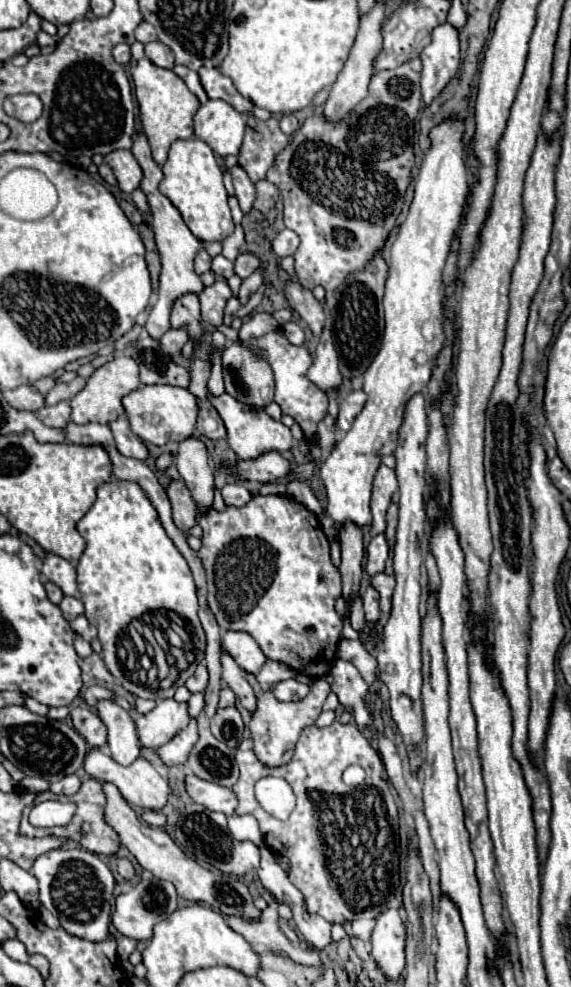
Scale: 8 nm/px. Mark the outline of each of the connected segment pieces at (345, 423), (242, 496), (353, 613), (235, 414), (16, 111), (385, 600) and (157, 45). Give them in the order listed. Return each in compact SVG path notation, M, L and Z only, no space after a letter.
M352 390L350 394L346 394L340 402L340 412L338 412L338 432L346 432L350 430L354 418L358 416L358 412L362 410L366 402L366 392L364 390Z
M232 482L222 488L222 498L228 506L244 506L250 502L252 494L246 486L242 486L242 482Z
M354 598L354 602L350 602L350 622L354 626L354 630L366 630L366 620L364 620L364 610L362 610L362 598Z
M208 394L208 398L210 404L218 410L220 418L224 420L224 426L228 430L226 440L238 458L256 458L268 450L282 452L294 448L294 438L290 434L290 428L284 426L280 420L268 416L264 410L246 410L246 406L242 406L242 402L238 402L236 398L230 398L230 394L220 394L220 396Z
M36 94L8 96L4 102L4 110L12 118L18 118L22 122L34 122L42 114L42 100Z
M376 574L372 578L372 586L378 590L380 594L380 610L384 614L390 614L390 608L392 608L392 594L394 594L394 578L388 576L388 574Z
M150 42L144 46L146 50L146 56L156 64L156 66L162 66L162 68L174 68L174 52L162 44L162 42Z

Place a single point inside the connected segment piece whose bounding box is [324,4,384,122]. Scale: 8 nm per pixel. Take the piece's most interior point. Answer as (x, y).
(352, 85)

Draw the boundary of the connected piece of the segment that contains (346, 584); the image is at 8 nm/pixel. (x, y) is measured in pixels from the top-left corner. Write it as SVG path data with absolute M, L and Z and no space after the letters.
M346 522L340 526L338 532L340 550L342 550L342 596L350 600L358 594L360 578L362 578L362 556L364 556L364 544L362 544L362 530L360 526L354 526L354 522Z

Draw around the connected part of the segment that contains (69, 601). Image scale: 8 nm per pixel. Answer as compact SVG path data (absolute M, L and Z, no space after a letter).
M64 596L64 600L60 602L60 610L64 614L66 620L74 620L76 616L84 614L84 606L78 598L70 598L70 596Z

